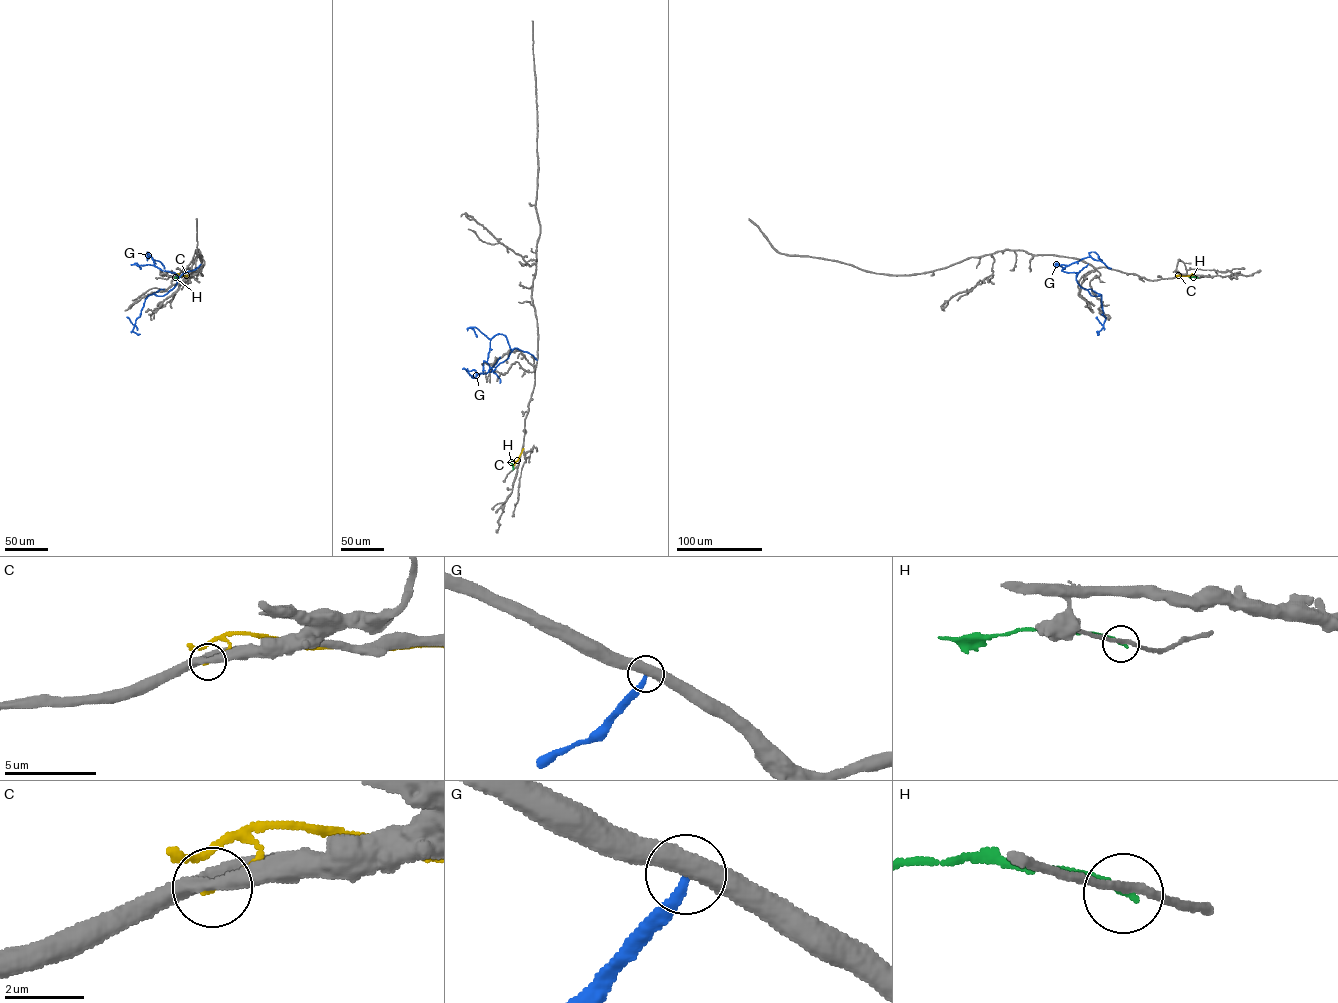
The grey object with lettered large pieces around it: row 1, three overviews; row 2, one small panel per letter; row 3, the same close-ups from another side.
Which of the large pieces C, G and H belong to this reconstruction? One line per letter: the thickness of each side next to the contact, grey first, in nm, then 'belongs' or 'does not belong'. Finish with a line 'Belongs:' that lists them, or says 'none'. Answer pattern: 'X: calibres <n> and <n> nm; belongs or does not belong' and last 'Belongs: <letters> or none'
C: calibres 300 and 100 nm; does not belong
G: calibres 480 and 200 nm; does not belong
H: calibres 200 and 170 nm; does not belong
Belongs: none

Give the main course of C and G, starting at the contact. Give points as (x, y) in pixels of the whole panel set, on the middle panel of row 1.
C: (523, 449), (513, 464)
G: (536, 360), (530, 354), (514, 348), (493, 370), (475, 377), (470, 375), (469, 371), (476, 371)

